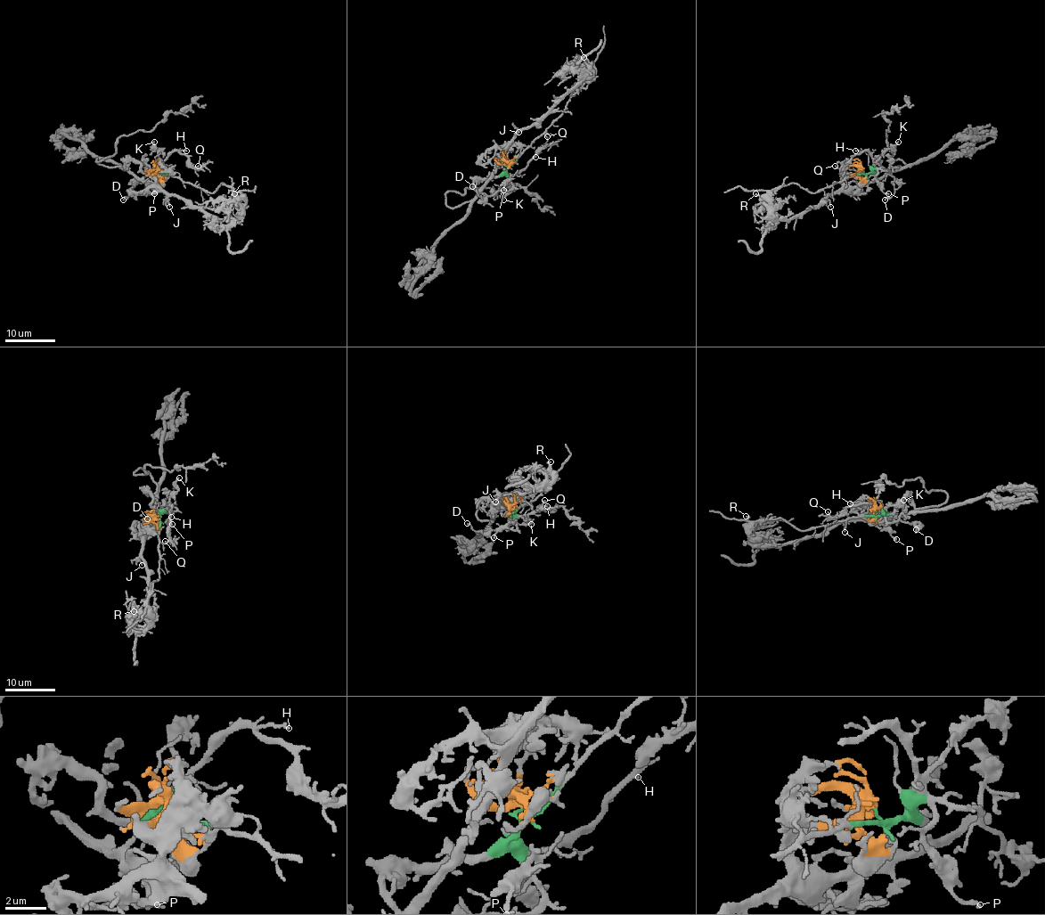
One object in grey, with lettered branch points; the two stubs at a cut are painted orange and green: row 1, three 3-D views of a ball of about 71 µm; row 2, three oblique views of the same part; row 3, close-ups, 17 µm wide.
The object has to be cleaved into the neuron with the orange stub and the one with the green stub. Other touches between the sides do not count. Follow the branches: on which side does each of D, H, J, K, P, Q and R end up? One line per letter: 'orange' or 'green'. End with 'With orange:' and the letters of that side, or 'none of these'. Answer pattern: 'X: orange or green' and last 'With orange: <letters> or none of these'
D: green
H: green
J: orange
K: green
P: green
Q: green
R: orange
With orange: J, R

